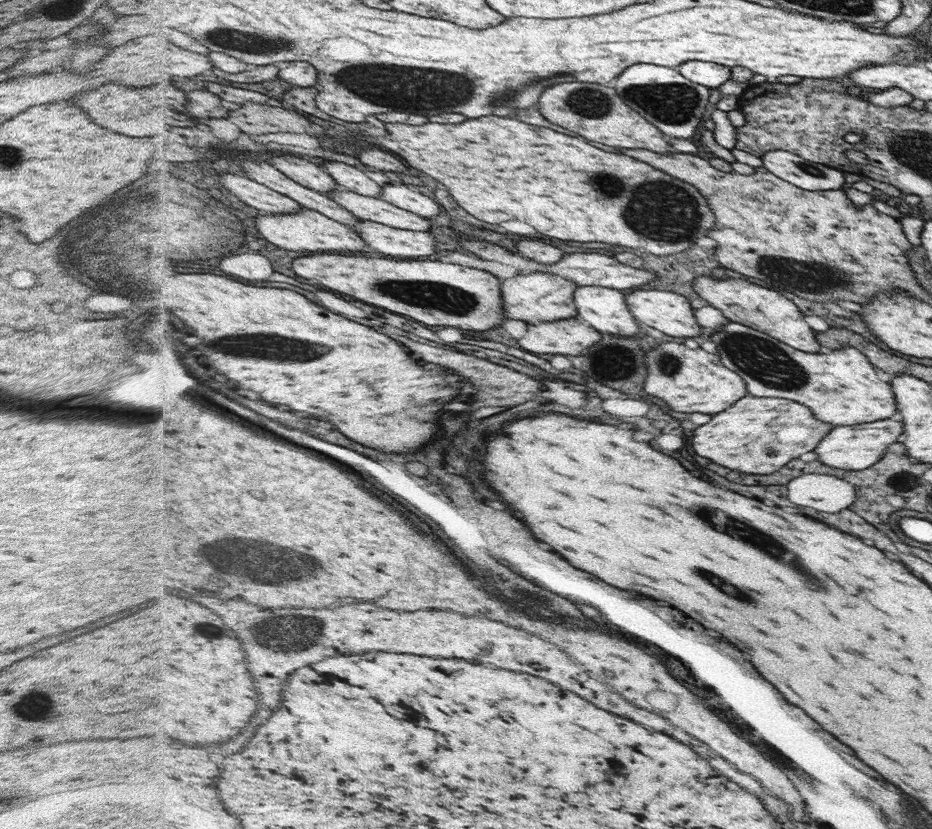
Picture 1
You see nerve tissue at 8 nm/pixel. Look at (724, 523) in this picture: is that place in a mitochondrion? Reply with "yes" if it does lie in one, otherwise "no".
yes

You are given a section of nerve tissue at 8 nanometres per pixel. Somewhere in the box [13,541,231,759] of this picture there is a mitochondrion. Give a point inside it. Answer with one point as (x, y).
(33, 703)

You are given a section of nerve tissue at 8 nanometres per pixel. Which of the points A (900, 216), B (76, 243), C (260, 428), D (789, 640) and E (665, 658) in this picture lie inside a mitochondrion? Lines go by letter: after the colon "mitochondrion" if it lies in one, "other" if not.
A: other
B: mitochondrion
C: other
D: other
E: other

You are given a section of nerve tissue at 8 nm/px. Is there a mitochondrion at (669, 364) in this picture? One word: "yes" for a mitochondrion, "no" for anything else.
yes

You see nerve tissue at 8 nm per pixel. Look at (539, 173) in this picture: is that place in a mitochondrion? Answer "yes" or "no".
no

